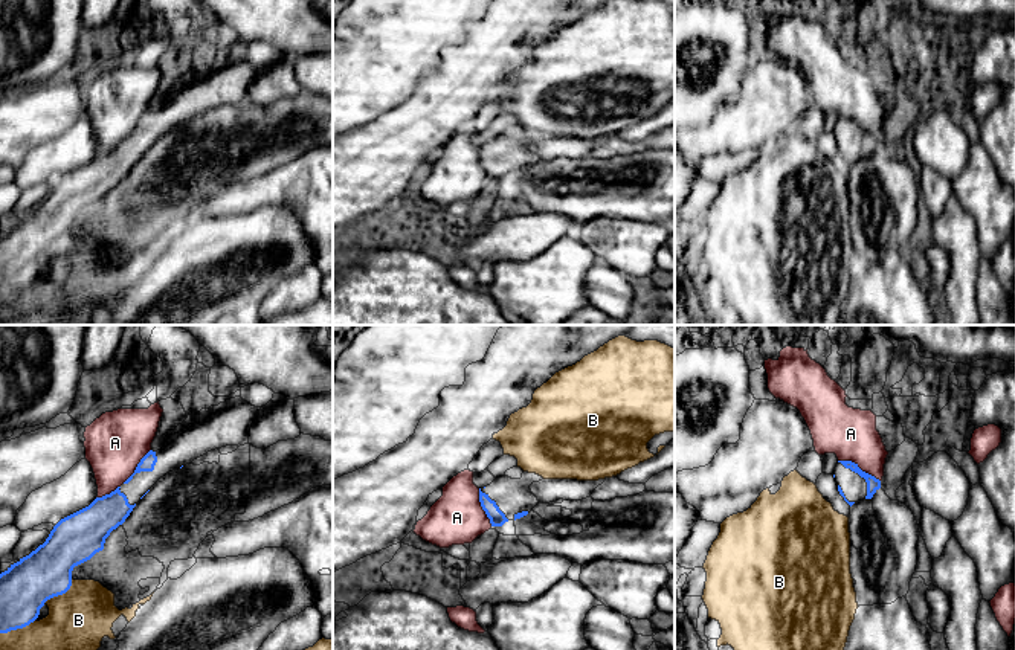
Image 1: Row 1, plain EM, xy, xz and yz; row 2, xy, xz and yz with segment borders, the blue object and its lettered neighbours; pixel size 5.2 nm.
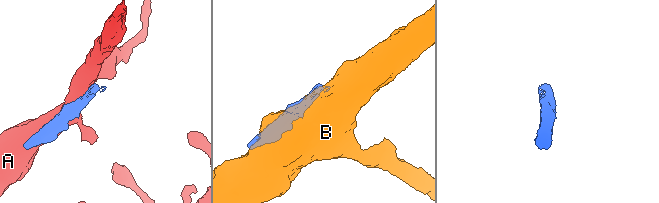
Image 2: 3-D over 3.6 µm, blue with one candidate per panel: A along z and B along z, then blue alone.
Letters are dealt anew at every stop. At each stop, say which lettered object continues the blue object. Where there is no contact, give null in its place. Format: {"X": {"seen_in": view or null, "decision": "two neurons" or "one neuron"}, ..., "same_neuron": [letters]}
{"A": {"seen_in": "yz", "decision": "two neurons"}, "B": {"seen_in": "xy", "decision": "two neurons"}, "same_neuron": []}

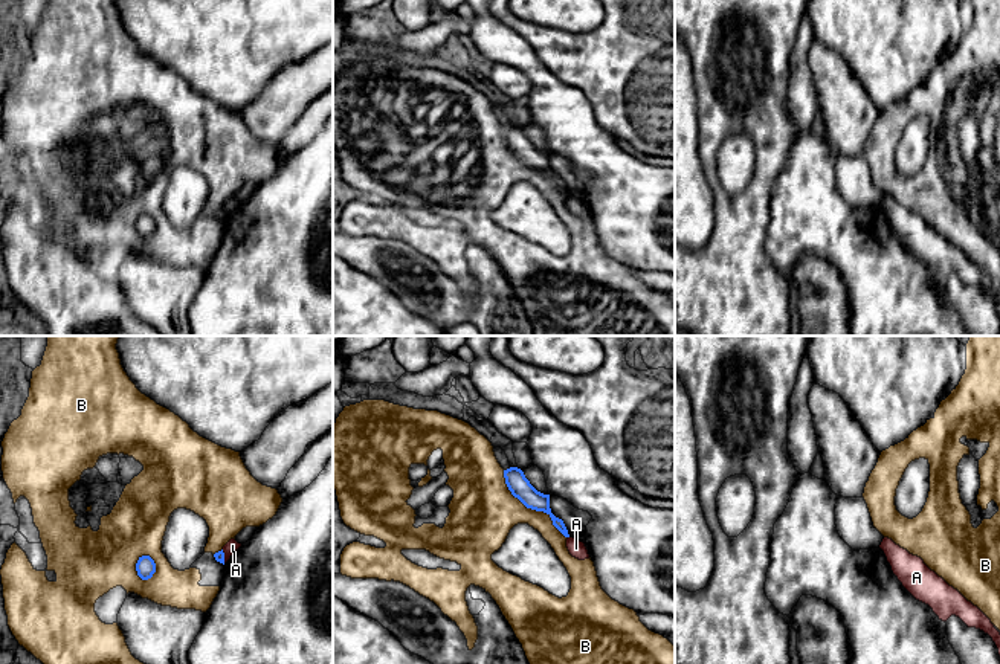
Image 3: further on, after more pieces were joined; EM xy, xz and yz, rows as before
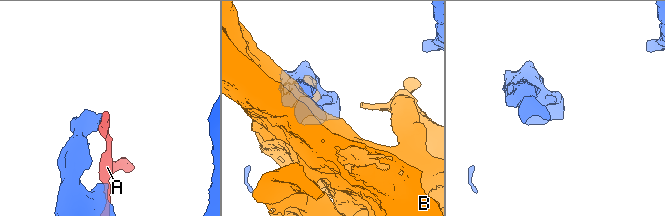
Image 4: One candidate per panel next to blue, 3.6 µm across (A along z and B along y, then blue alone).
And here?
{"A": {"seen_in": "xy", "decision": "two neurons"}, "B": {"seen_in": "xz", "decision": "two neurons"}, "same_neuron": []}

